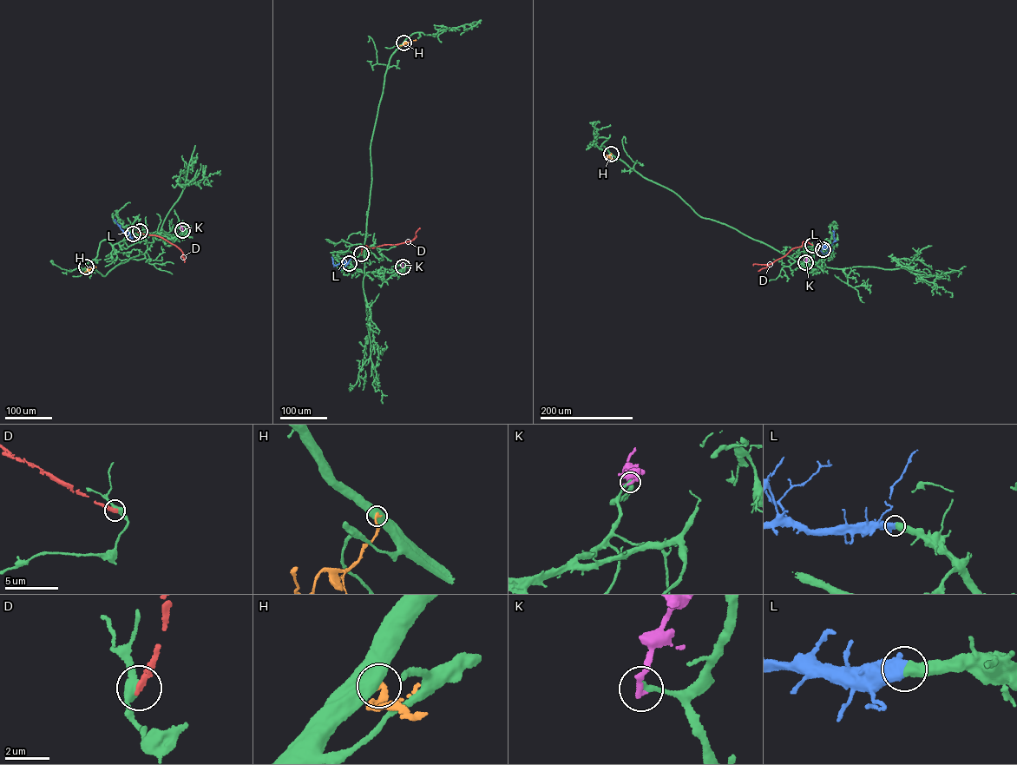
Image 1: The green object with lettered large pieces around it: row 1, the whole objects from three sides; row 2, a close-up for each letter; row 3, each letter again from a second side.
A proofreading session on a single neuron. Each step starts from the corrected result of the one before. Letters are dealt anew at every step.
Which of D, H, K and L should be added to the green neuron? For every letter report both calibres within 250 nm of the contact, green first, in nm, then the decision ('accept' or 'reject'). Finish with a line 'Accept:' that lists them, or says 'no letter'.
D: 380 nm thick on the green side, 300 nm on the other; reject
H: 750 nm thick on the green side, 280 nm on the other; reject
K: 240 nm thick on the green side, 280 nm on the other; reject
L: 600 nm thick on the green side, 650 nm on the other; accept
Accept: L

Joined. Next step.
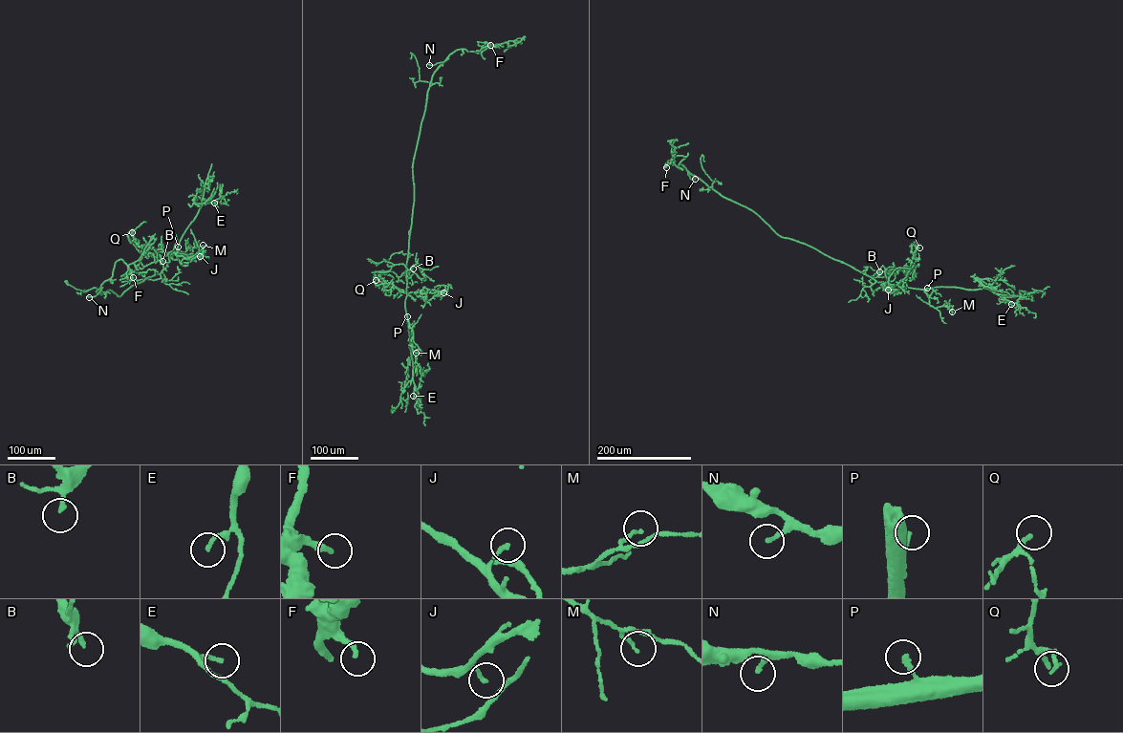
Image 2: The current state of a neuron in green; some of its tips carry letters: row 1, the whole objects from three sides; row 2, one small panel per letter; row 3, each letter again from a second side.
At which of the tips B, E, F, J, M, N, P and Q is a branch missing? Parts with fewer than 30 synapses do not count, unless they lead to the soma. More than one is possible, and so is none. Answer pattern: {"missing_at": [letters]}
{"missing_at": ["P"]}

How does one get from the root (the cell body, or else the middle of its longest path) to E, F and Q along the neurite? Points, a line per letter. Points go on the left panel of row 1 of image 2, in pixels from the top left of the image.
E: (135, 284), (160, 273), (202, 205), (214, 203)
F: (135, 284), (119, 296), (110, 291), (96, 291), (119, 259), (133, 277)
Q: (135, 284), (160, 273), (170, 258), (161, 249), (142, 248), (134, 241), (132, 232)

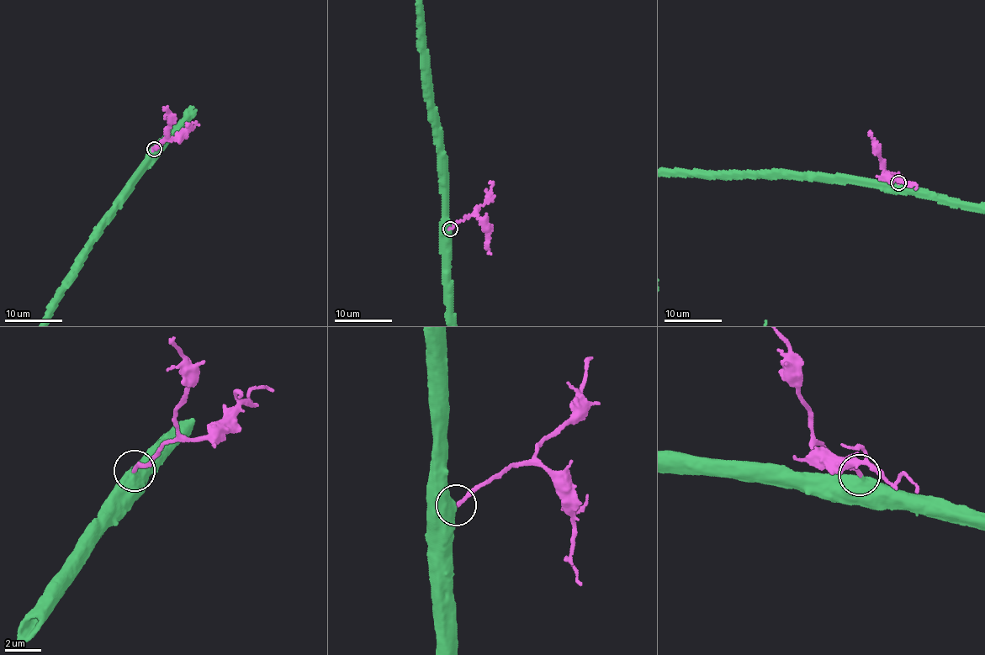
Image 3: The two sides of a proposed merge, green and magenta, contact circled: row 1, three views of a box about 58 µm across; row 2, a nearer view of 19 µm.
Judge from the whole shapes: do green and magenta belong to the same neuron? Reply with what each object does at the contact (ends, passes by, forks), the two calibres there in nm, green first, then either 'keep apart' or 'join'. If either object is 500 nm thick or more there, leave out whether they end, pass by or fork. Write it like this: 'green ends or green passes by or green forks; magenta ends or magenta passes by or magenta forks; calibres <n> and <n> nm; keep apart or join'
calibres 550 and 200 nm; join

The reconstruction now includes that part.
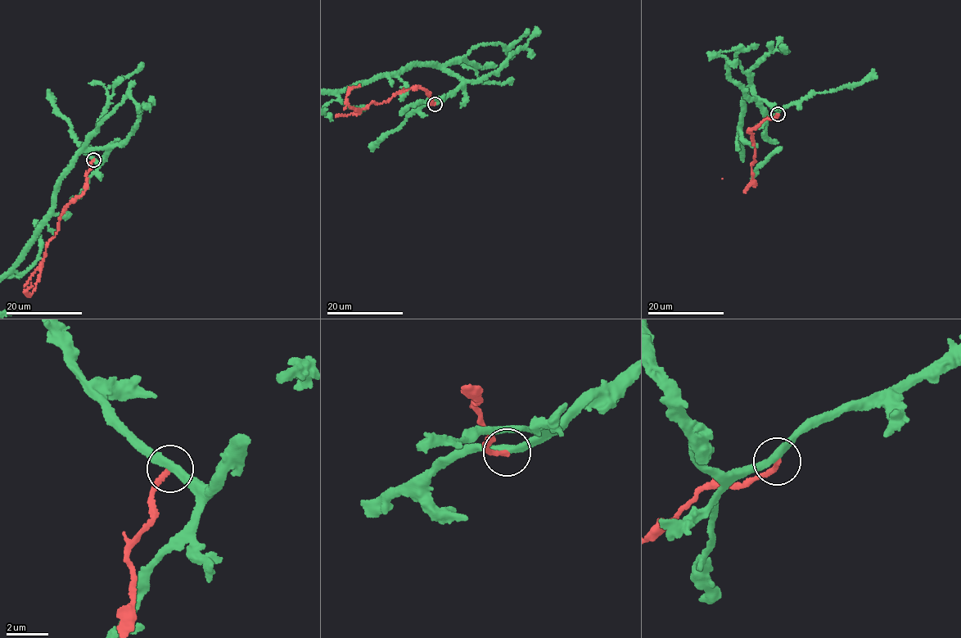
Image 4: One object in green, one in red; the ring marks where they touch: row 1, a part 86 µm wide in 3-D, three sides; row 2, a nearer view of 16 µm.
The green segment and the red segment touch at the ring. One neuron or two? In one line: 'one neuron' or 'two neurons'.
two neurons

